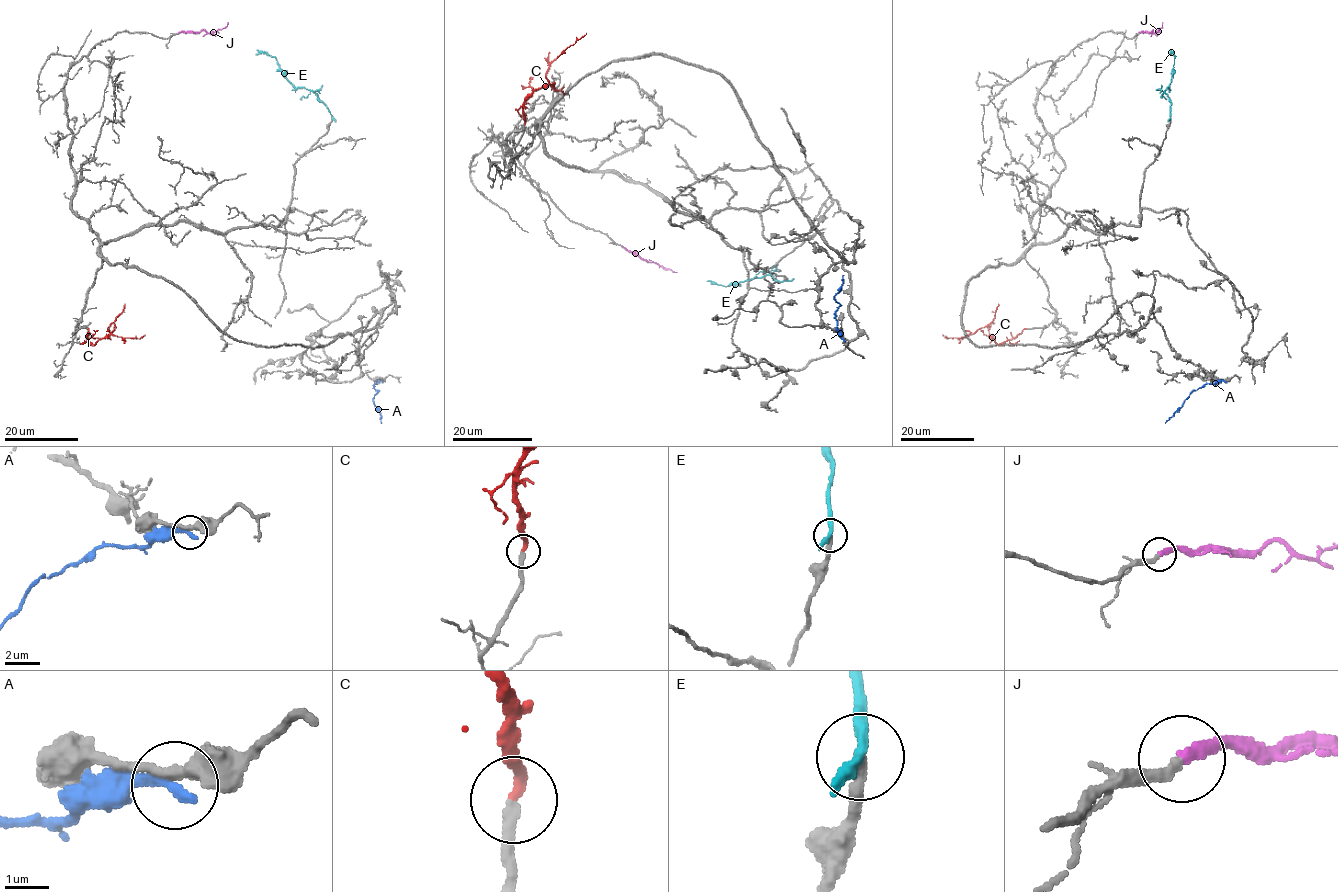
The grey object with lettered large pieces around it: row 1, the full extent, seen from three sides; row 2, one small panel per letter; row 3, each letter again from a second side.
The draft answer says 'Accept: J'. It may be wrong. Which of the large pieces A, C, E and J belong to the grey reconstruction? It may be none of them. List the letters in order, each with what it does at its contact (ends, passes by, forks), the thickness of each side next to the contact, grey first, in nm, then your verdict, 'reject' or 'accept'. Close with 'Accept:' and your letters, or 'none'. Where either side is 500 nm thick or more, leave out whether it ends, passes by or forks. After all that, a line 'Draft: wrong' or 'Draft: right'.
A: it ends | 380/280 nm | reject
C: it ends | 280/200 nm | accept
E: it ends | 280/360 nm | reject
J: it ends | 240/220 nm | accept
Accept: C, J
Draft: wrong

